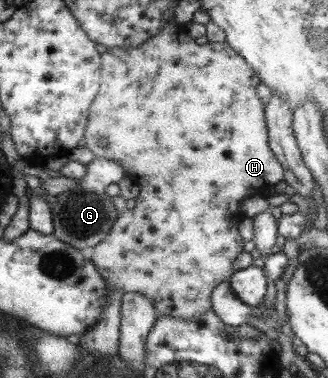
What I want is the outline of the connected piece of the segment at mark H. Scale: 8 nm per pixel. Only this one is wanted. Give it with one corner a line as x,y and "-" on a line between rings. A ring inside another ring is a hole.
167,24
165,28
157,36
153,37
151,40
147,40
145,43
141,43
139,47
111,47
107,49
107,52
104,53
101,57
101,71
102,71
102,80
100,83
100,90
98,94
95,96
94,103
90,107
89,117
87,127
85,129
85,145
88,147
95,156
103,157
105,159
112,159
115,163
118,163
125,172
127,178
131,181
135,181
135,183
139,186
139,193
136,195
136,204
133,209
127,209
121,211
116,219
116,222
113,224
109,235
102,242
97,244
94,247
94,252
92,254
92,258
90,259
96,269
99,269
99,273
106,279
106,283
110,283
113,287
117,289
122,289
123,293
139,293
144,295
145,297
150,299
150,302
153,303
153,307
155,307
156,311
159,313
158,318
162,317
162,315
174,315
177,319
195,319
196,315
203,313
204,311
209,311
212,309
212,293
213,290
224,281
228,281
228,279
232,276
233,273
233,261
241,251
243,251
243,246
245,241
241,238
239,234
238,225
245,219
246,215
242,210
242,203
249,197
253,196
261,196
265,195
265,193
269,190
273,185
277,185
280,181
284,179
284,169
283,166
279,163
279,160
274,156
273,151
269,147
269,139
268,139
268,128
266,125
265,112
263,101
257,96
257,85
261,83
258,75
253,72
253,69
237,54
232,47
226,42
207,42
206,44
199,45
195,40
193,40
187,34
187,29
183,25
178,24

